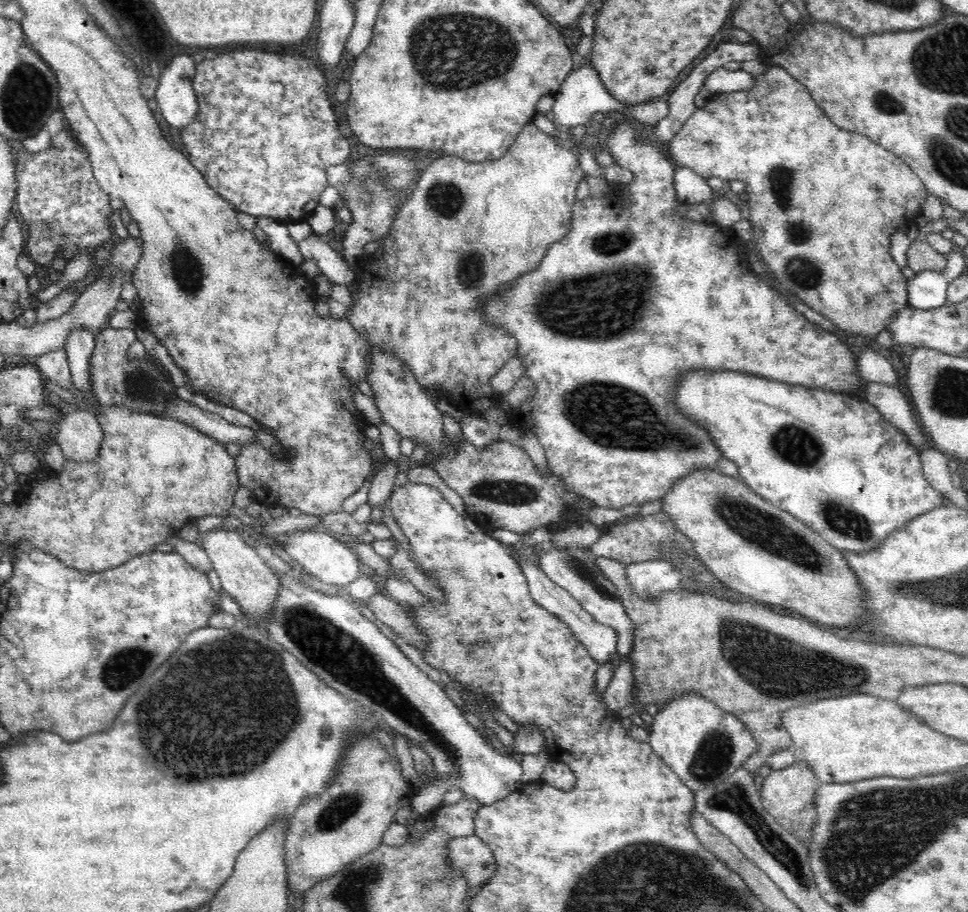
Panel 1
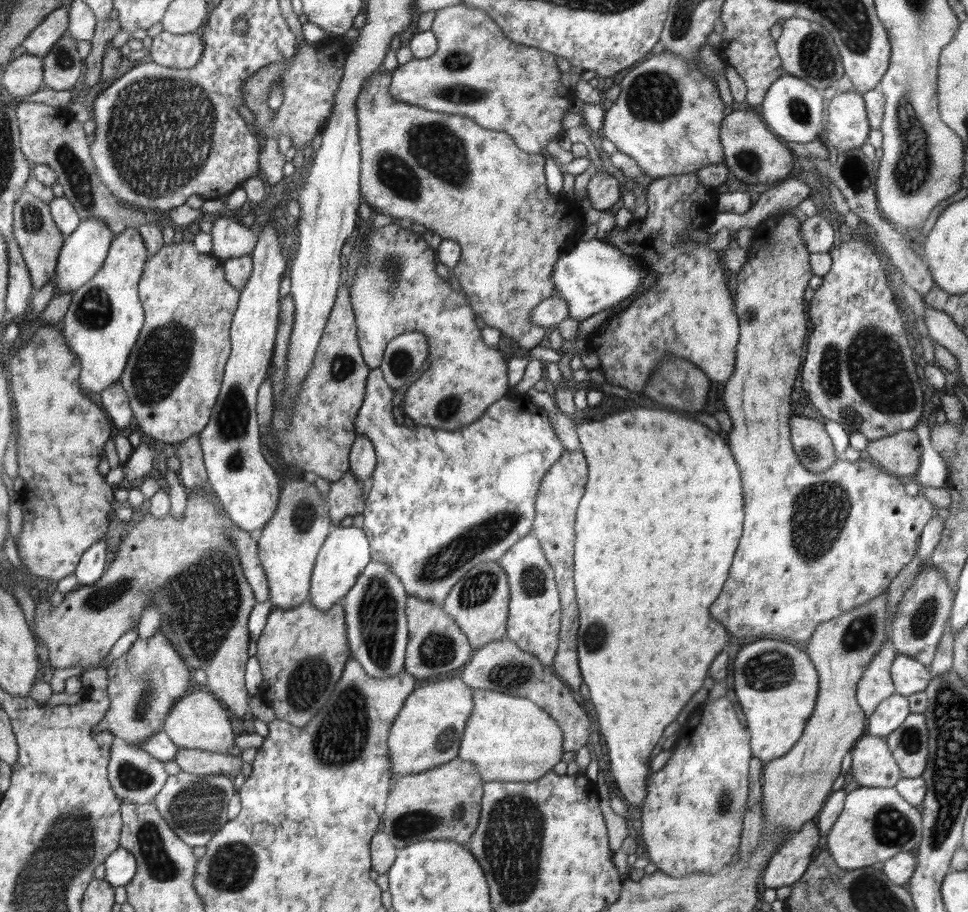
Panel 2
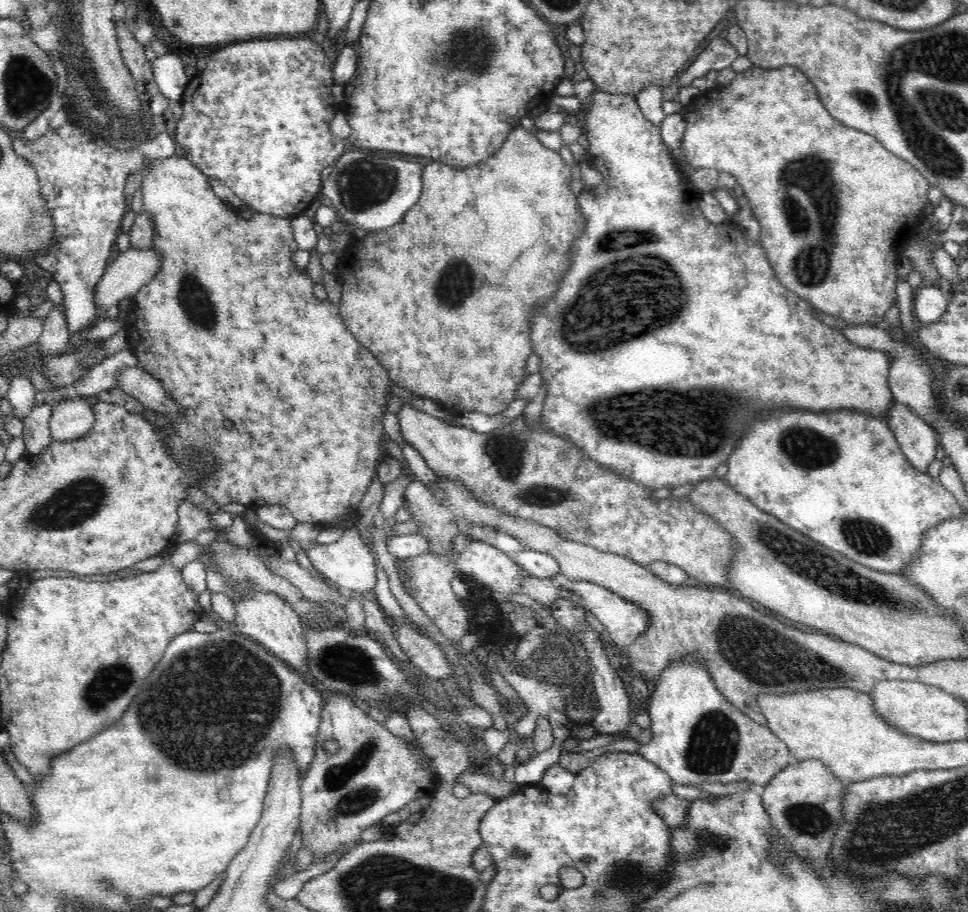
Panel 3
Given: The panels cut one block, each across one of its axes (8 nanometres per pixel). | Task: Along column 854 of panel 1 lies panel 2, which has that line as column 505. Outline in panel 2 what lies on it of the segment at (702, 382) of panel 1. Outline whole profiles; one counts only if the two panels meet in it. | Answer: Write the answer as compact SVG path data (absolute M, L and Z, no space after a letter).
M376 367L369 373L365 386L366 394L362 406L359 408L357 417L354 421L356 435L364 435L372 445L375 446L375 455L377 458L375 469L373 470L373 486L368 494L363 510L365 521L362 524L362 530L365 531L371 548L371 560L385 562L390 571L402 581L407 596L422 598L426 602L442 604L446 594L450 589L466 575L477 564L481 562L497 562L497 560L523 536L531 533L533 522L535 521L535 500L540 488L542 477L551 469L561 454L565 452L565 446L554 433L549 421L549 415L546 411L540 409L532 403L528 395L510 395L504 396L490 405L484 414L468 426L454 431L434 429L428 426L416 424L414 428L407 428L401 421L397 421L391 414L391 407L394 406L395 389L385 381L381 370Z

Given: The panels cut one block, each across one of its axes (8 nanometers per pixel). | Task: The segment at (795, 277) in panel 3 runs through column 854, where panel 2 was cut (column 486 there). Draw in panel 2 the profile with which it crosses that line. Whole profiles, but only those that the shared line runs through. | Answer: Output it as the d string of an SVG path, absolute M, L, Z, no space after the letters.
M382 64L375 70L373 77L370 77L369 81L362 85L358 100L356 100L358 134L361 146L360 192L363 202L375 209L377 213L387 214L394 220L401 218L411 220L412 223L422 224L427 229L438 233L442 239L457 242L461 248L461 257L452 272L462 286L472 311L486 323L487 327L496 328L500 333L514 339L523 349L533 349L544 338L546 330L532 324L532 310L544 300L555 295L555 284L551 279L555 262L559 260L562 253L566 252L574 242L581 238L582 232L580 232L580 229L572 230L572 228L578 228L578 224L565 222L568 211L575 202L563 197L560 193L557 195L548 193L542 153L529 155L518 148L513 138L506 132L482 128L477 122L466 116L434 112L418 106L396 102L390 94L390 85L391 73L387 73Z

